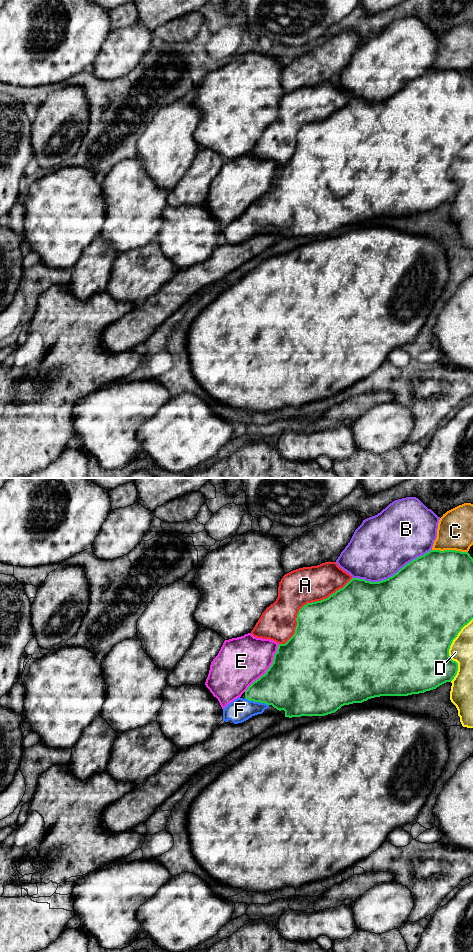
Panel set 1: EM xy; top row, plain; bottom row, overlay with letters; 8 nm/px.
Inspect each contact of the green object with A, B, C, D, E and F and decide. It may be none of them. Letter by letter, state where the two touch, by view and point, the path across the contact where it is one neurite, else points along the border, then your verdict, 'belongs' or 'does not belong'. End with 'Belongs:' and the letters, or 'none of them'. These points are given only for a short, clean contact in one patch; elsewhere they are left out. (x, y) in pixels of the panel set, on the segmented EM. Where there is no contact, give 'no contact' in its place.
A: meets green in xy at (307, 603); does not belong
B: meets green in xy at (391, 576); does not belong
C: meets green in xy at (450, 550); does not belong
D: meets green in xy at (448, 650); does not belong
E: meets green in xy at (268, 669); does not belong
F: meets green in xy at (257, 701); belongs
Belongs: F

